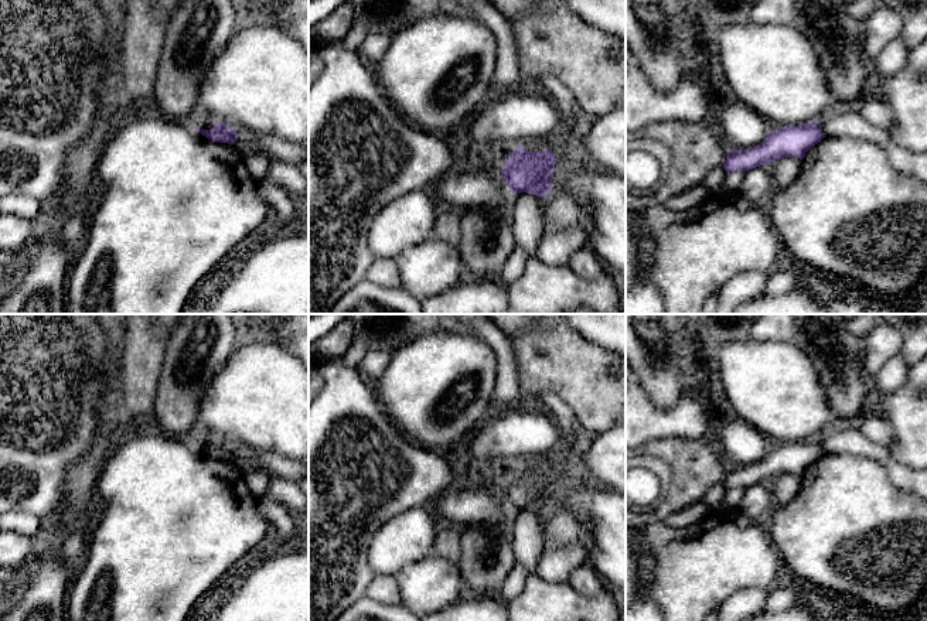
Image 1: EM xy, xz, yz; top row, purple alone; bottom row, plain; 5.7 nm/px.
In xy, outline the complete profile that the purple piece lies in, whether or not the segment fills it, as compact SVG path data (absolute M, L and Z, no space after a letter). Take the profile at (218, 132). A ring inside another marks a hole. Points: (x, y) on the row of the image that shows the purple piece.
M218 122L209 130L202 130L198 126L195 127L195 130L207 139L219 143L235 144L238 139L238 133L234 129Z

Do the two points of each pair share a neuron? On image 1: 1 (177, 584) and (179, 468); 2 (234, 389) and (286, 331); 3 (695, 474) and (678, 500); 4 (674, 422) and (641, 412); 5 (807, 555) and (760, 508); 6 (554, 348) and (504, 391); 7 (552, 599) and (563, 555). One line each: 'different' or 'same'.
1: same
2: different
3: same
4: same
5: different
6: different
7: different

